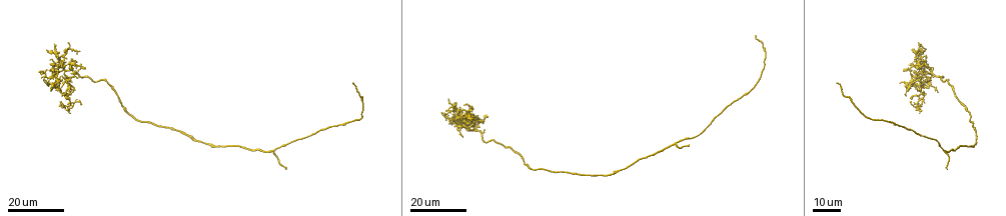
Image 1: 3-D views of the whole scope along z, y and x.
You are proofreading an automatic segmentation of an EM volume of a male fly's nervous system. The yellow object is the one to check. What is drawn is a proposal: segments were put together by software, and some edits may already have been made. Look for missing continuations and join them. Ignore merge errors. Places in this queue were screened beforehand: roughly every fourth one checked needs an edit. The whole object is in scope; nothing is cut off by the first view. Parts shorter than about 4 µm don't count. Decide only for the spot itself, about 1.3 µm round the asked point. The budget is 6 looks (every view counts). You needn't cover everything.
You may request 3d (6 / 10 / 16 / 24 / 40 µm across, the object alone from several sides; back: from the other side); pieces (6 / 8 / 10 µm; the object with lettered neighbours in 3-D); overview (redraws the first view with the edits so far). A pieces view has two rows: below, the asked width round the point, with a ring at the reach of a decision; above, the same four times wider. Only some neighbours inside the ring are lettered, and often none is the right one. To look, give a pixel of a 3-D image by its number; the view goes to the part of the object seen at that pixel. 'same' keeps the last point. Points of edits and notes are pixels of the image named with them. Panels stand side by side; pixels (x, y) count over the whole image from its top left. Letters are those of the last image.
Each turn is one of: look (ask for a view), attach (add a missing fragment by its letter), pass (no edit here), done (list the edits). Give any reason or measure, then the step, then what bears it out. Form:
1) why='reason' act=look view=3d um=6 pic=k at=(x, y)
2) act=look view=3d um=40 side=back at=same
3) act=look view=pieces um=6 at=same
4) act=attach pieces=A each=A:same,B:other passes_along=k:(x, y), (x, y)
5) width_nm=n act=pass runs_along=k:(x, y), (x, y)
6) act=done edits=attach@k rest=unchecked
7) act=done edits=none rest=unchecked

why='branch stops here' act=look view=3d um=24 pic=1 at=(68, 49)

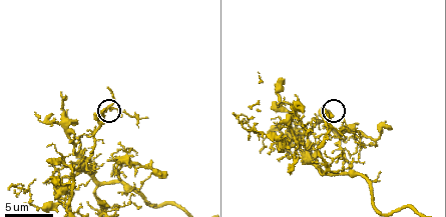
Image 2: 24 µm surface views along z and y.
act=look view=pieces um=10 pic=2 at=(101, 108)

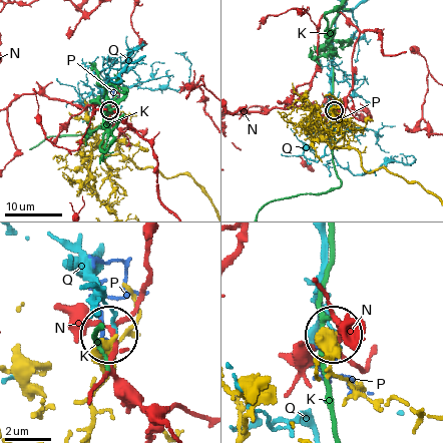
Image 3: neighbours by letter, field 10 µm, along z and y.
width_nm=440 act=pass each=K:other,N:other,P:other,Q:other found='none of them fits'

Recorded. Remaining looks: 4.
why='an open end' act=look view=3d um=6 pic=2 at=(59, 184)

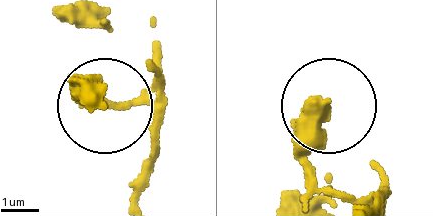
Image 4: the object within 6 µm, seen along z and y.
act=look view=pieces um=10 pic=4 at=(320, 102)

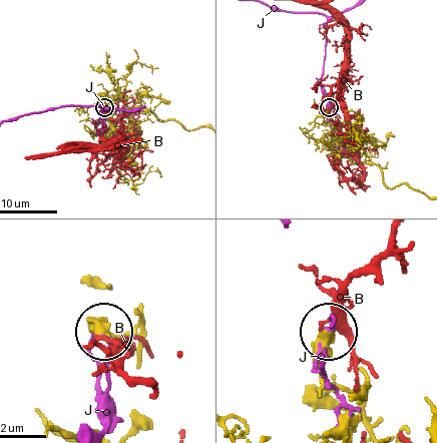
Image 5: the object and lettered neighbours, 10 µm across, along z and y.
act=pass each=B:other,J:other found='none of them fits'

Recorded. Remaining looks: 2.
why='thin end' act=look view=3d um=16 pic=1 at=(285, 169)

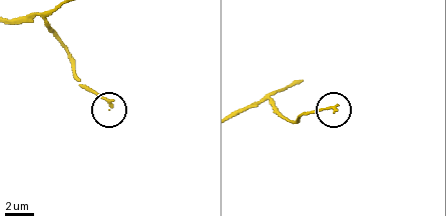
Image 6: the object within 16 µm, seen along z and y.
why='what lies round it' act=look view=pieces um=8 pic=6 at=(333, 111)

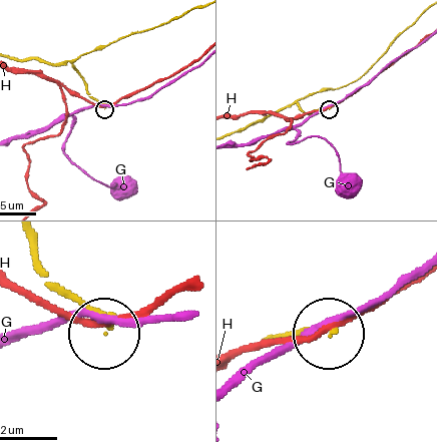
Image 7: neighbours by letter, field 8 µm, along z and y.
act=pass each=G:other,H:other runs_along=7:(14, 57), (69, 63), (81, 75), (89, 95), (103, 108) found='no lettered fragment goes on from it'

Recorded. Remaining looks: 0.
act=done edits=none rest=unchecked

